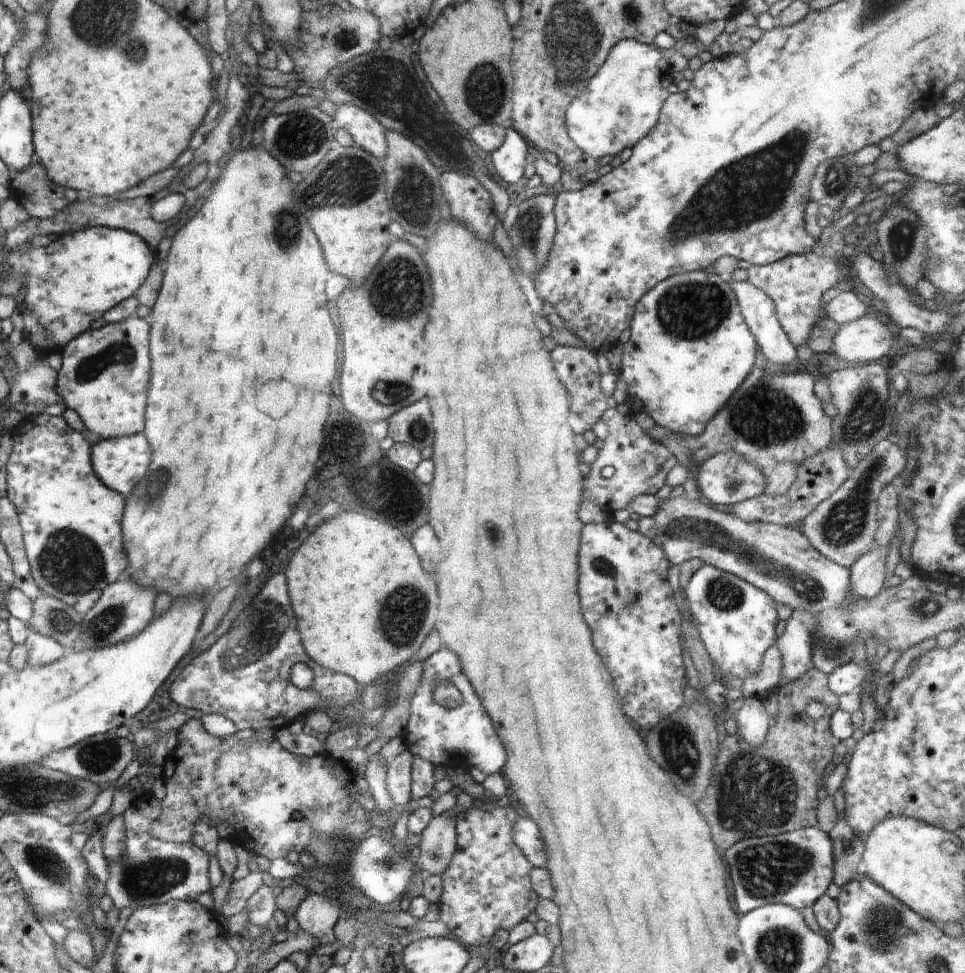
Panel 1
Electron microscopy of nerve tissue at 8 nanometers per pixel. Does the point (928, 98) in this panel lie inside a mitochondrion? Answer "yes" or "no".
no

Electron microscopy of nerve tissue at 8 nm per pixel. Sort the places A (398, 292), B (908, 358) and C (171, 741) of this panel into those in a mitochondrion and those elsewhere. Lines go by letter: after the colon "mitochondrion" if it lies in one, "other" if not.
A: mitochondrion
B: other
C: other

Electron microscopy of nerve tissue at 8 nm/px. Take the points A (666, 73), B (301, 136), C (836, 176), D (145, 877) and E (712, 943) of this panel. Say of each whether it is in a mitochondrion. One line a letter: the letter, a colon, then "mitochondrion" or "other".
A: other
B: mitochondrion
C: mitochondrion
D: mitochondrion
E: other

